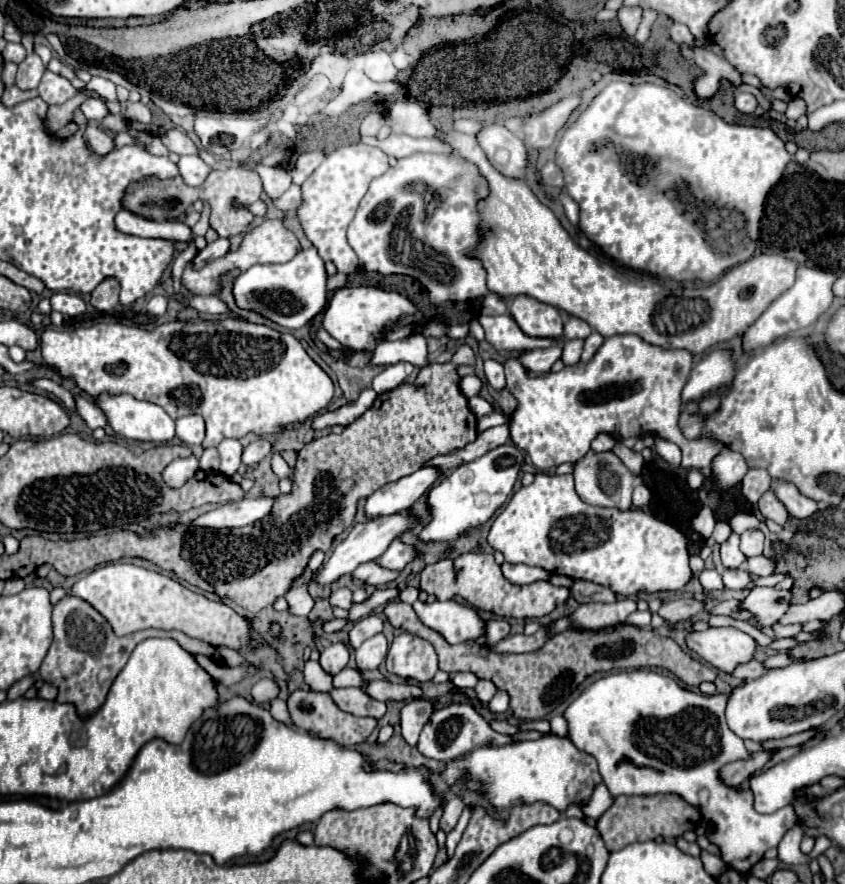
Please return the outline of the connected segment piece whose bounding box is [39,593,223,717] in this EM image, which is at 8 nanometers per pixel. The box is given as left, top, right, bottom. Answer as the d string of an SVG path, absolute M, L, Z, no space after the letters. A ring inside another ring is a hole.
M65 595L55 607L53 607L53 643L49 647L47 657L43 659L43 665L39 669L41 679L55 685L57 687L57 701L59 703L69 703L77 709L79 717L89 717L93 713L97 713L97 709L105 703L105 697L109 693L109 687L113 685L117 673L125 667L125 663L131 657L131 651L135 649L135 645L139 645L143 639L147 637L171 637L175 639L183 649L187 649L191 655L205 655L209 657L213 663L223 665L221 655L209 645L203 643L199 639L193 639L181 631L165 631L165 629L145 629L145 631L137 631L131 633L127 637L115 637L111 625L83 599L73 597L73 595ZM73 649L77 651L89 651L95 661L95 665L91 667L91 663L75 667L73 665Z

